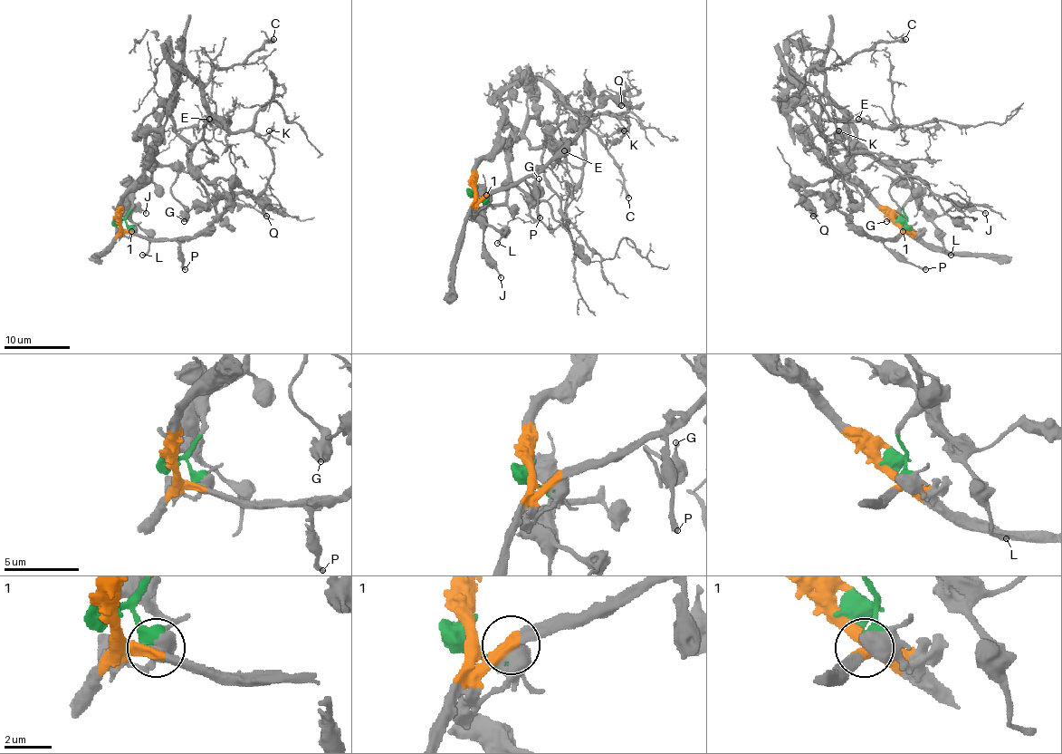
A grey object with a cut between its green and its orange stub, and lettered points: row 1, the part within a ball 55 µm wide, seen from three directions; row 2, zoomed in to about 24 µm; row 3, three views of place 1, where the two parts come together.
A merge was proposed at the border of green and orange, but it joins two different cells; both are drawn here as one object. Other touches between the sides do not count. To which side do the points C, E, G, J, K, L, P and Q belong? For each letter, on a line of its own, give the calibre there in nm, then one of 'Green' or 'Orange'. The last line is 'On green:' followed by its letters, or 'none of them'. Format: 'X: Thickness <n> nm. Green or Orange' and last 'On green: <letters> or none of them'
C: Thickness 440 nm. Green
E: Thickness 100 nm. Green
G: Thickness 200 nm. Green
J: Thickness 170 nm. Green
K: Thickness 130 nm. Green
L: Thickness 240 nm. Green
P: Thickness 320 nm. Orange
Q: Thickness 360 nm. Orange
On green: C, E, G, J, K, L

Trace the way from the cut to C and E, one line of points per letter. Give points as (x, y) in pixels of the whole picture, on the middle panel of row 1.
C: (474, 188), (502, 203), (508, 149), (521, 139), (540, 147), (560, 94), (620, 170), (628, 198)
E: (474, 188), (502, 203), (508, 149), (521, 139), (540, 147), (569, 106), (584, 162), (574, 167), (564, 150)

